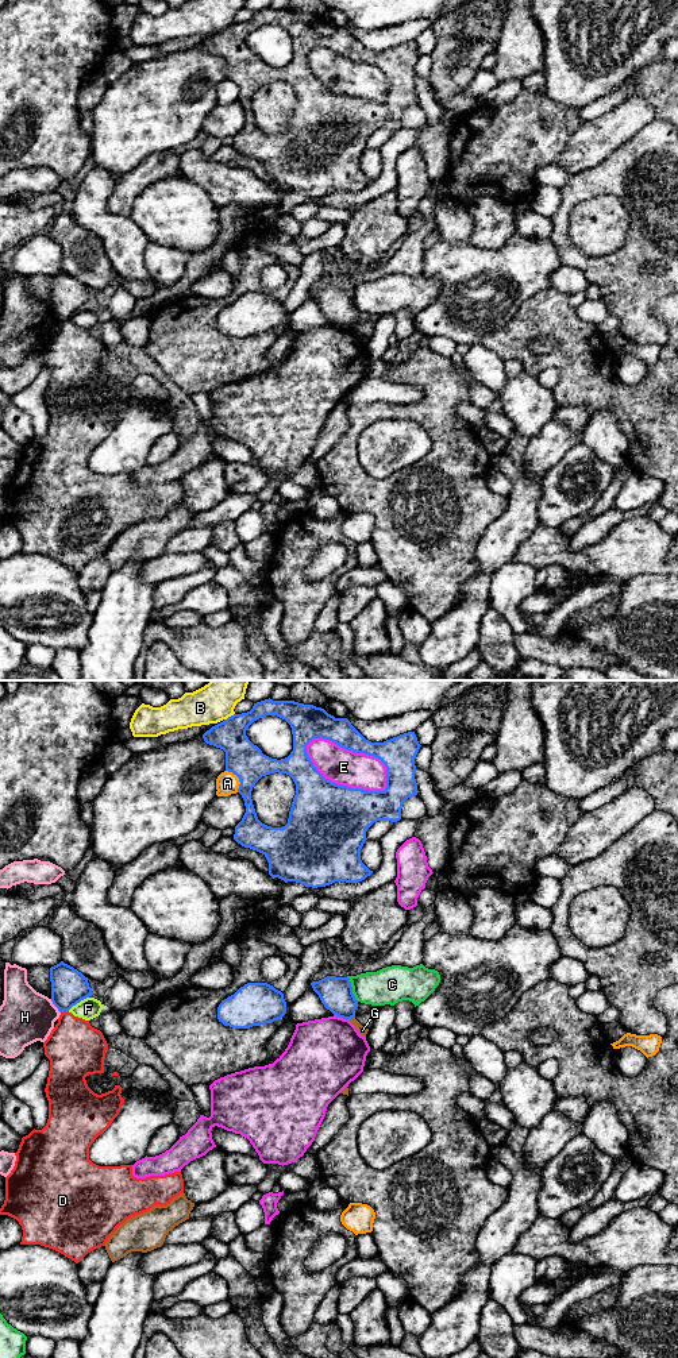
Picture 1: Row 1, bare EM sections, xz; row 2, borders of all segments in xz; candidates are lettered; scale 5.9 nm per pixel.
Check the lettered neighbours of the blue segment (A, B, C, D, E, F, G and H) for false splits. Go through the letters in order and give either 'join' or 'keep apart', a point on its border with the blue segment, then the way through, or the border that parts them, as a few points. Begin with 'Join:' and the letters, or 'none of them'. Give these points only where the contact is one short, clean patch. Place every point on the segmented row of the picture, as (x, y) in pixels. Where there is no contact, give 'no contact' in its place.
Join: none of them
A: keep apart; meets blue in xz at (239, 779)
B: keep apart; meets blue in xz at (228, 717); border along xz (234, 713), (224, 720)
C: keep apart; meets blue in xz at (351, 988)
D: keep apart; meets blue in xz at (64, 1010); border along xz (68, 1010), (61, 1013)
E: keep apart; meets blue in xz at (339, 784)
F: keep apart; meets blue in xz at (77, 1002)
G: keep apart; meets blue in xz at (351, 1017); border along xz (354, 1017), (350, 1019)
H: keep apart; meets blue in xz at (54, 1005)

